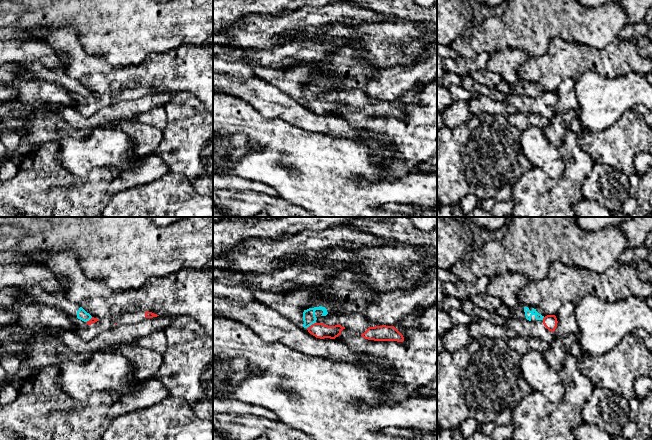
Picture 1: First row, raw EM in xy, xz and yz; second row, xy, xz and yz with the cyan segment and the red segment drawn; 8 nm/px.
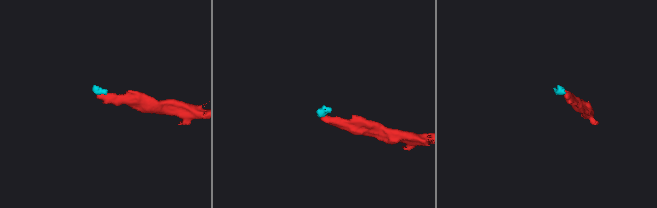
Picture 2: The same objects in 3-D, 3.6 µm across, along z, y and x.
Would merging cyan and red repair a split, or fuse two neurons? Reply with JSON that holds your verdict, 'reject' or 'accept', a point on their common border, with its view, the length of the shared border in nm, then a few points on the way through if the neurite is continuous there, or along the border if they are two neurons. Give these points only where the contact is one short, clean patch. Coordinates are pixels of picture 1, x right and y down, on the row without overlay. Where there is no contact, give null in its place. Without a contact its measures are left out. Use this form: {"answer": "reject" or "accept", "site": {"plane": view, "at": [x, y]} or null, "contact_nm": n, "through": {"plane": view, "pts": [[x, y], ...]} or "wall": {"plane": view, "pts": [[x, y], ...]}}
{"answer": "reject", "site": {"plane": "xz", "at": [311, 100]}, "contact_nm": 90, "wall": {"plane": "xz", "pts": [[316, 98], [307, 104]]}}

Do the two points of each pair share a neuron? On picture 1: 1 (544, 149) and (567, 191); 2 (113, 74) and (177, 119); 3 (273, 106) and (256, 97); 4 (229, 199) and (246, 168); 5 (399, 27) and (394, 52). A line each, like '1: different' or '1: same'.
1: different
2: different
3: same
4: different
5: same

